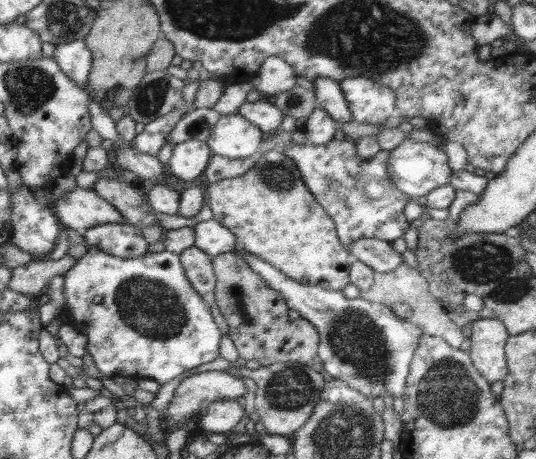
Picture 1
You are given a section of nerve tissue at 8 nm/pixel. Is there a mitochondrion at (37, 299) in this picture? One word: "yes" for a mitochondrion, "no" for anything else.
no

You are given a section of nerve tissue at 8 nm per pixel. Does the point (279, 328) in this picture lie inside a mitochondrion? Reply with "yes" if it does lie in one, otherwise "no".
no

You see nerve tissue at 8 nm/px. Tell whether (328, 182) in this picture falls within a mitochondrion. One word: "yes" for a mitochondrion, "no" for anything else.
yes

